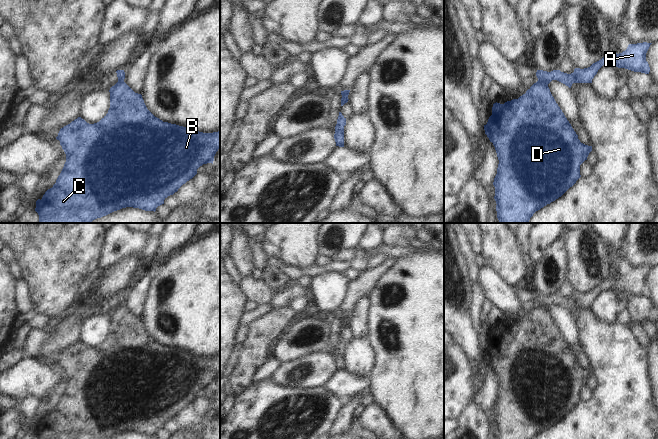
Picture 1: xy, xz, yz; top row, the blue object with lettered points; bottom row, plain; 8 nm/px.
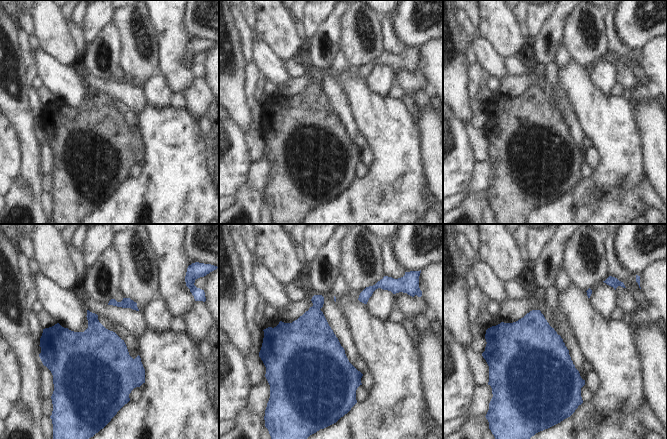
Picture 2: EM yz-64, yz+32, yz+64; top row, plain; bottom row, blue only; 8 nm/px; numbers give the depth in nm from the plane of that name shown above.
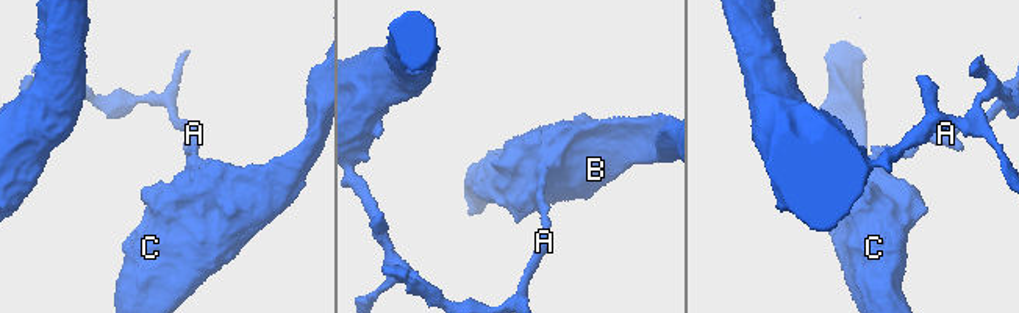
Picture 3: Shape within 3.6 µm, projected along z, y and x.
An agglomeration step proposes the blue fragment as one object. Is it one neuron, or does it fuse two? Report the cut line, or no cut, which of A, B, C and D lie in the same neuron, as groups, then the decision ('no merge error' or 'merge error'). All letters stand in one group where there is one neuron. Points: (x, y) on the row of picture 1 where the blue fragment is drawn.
yz (538, 80), (547, 85) | A / B C D | merge error

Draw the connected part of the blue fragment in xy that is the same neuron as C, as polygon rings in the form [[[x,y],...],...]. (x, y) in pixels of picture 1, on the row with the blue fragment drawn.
[[[117,82],[109,90],[110,108],[108,113],[97,123],[89,124],[81,117],[78,117],[70,124],[60,129],[57,140],[66,154],[66,162],[58,176],[56,183],[48,189],[42,199],[36,201],[35,211],[39,215],[39,223],[91,223],[97,218],[106,216],[114,211],[126,207],[139,208],[145,211],[156,211],[156,208],[164,204],[164,200],[173,195],[187,181],[197,174],[197,169],[203,164],[212,163],[214,156],[220,148],[220,131],[213,133],[203,133],[190,128],[163,122],[155,117],[146,107],[141,94],[135,93],[125,82]]]

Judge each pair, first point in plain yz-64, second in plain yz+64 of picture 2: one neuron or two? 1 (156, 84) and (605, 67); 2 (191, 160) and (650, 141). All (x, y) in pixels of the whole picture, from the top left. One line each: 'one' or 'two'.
1: one
2: two

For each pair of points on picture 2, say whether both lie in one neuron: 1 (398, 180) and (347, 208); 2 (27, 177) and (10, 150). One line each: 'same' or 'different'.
1: same
2: different

